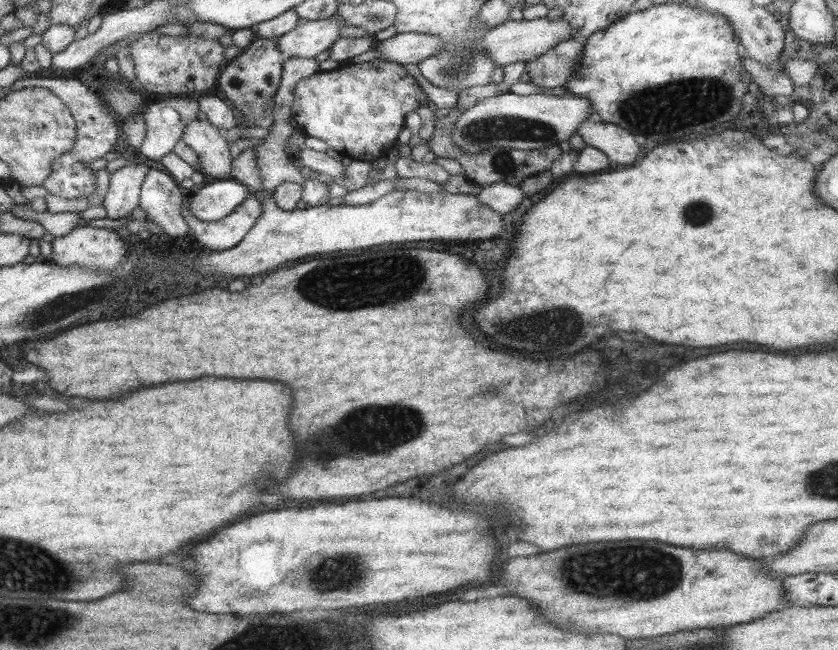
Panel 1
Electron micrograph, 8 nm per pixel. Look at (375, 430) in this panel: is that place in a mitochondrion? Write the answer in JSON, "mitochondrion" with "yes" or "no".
{"mitochondrion":"yes"}

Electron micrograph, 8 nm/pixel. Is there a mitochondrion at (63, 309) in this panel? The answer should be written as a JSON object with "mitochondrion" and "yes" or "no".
{"mitochondrion":"yes"}

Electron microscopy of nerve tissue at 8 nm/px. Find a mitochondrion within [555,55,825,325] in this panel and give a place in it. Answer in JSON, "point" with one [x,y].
{"point":[712,93]}

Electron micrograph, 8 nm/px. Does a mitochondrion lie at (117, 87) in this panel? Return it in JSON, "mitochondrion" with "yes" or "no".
{"mitochondrion":"yes"}

